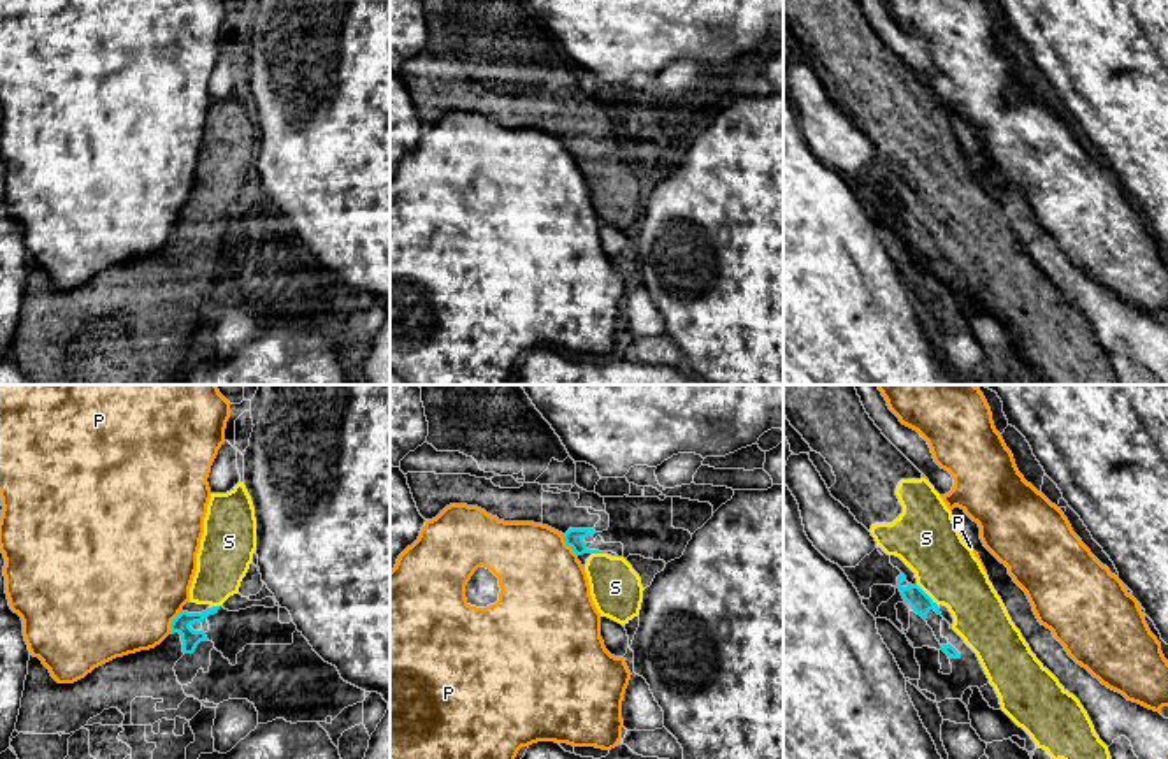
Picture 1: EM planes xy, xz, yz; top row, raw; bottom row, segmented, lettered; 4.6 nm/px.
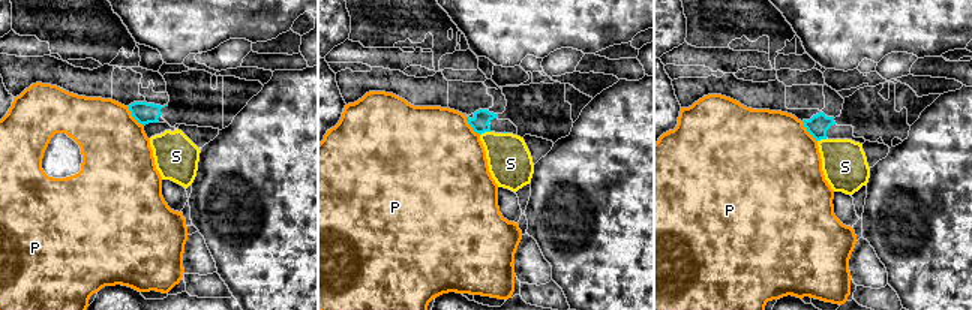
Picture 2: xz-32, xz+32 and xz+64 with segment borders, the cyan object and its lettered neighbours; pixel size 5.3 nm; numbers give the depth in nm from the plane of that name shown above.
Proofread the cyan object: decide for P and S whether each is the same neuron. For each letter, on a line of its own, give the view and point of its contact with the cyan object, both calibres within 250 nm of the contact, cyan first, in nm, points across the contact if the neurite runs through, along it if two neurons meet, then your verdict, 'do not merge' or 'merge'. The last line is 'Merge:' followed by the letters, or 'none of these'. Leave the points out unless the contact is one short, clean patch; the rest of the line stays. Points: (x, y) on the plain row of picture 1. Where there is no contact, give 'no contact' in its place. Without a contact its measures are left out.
P: xy (173, 227) | 90/500 nm | do not merge
S: yz (926, 201) | 100/300 nm | merge
Merge: S

